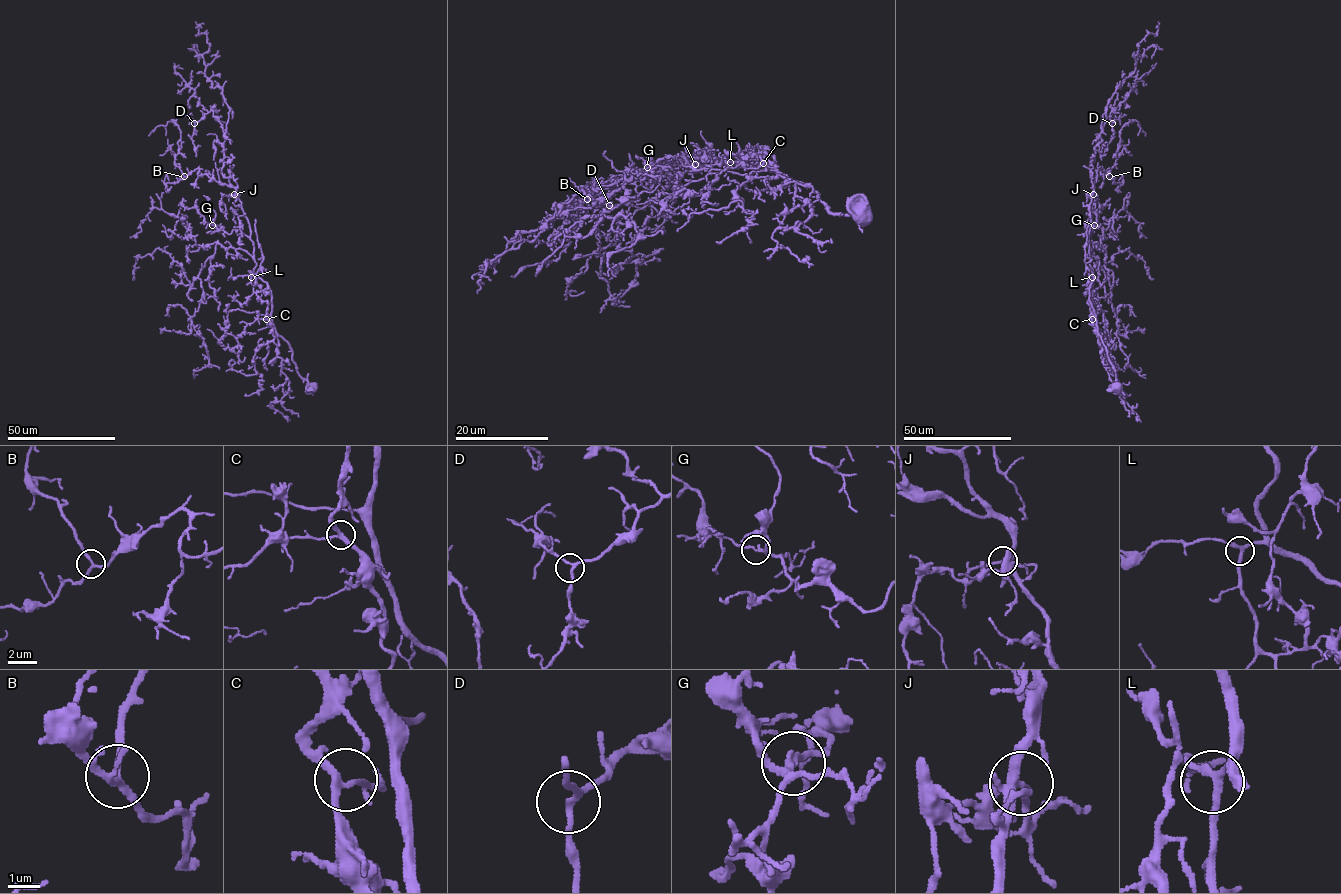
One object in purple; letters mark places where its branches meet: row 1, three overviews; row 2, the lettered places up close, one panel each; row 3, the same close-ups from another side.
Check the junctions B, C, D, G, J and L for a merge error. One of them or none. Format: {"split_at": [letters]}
{"split_at": []}

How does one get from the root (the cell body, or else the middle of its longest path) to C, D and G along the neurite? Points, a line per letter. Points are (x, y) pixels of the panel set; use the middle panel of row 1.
C: (861, 215), (833, 214), (807, 185), (788, 178), (785, 181), (790, 180), (778, 176), (770, 163), (763, 163)
D: (861, 215), (829, 212), (774, 156), (668, 157), (674, 183), (647, 205), (609, 205)
G: (861, 215), (829, 212), (807, 185), (775, 171), (774, 156), (742, 166), (735, 155), (688, 155), (647, 168)

